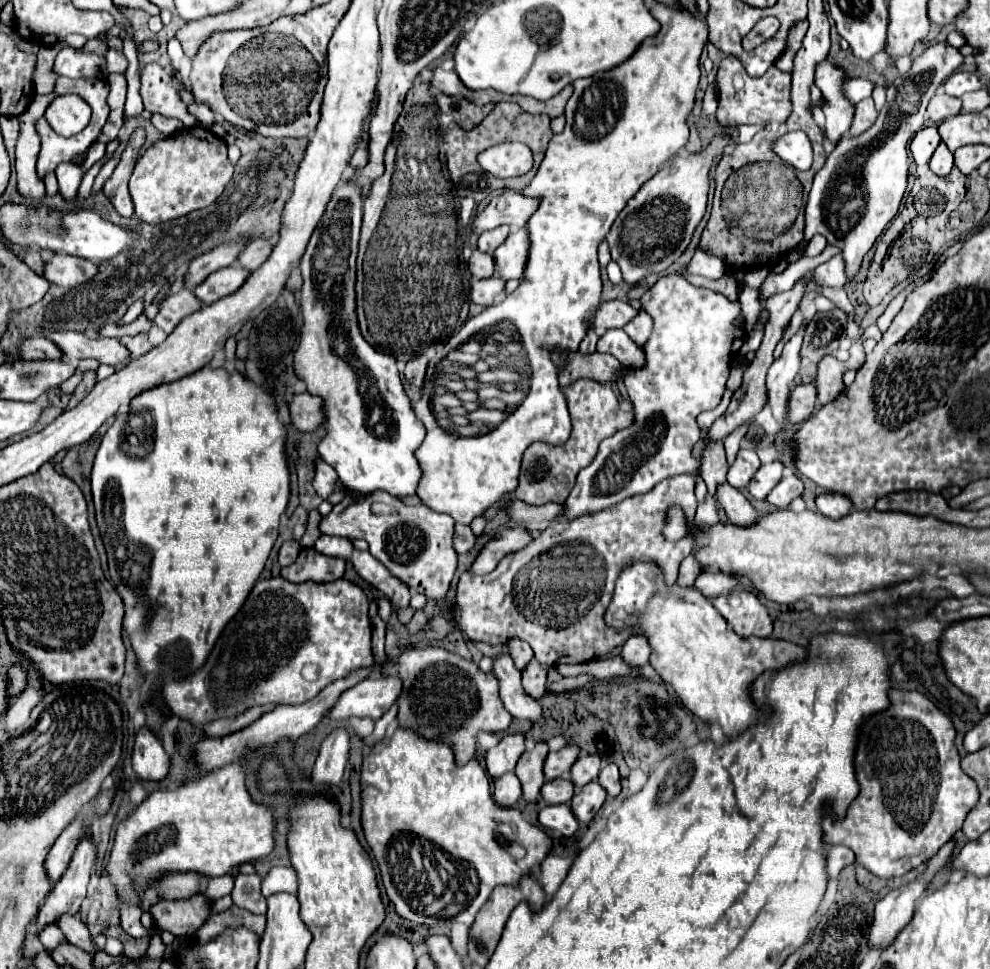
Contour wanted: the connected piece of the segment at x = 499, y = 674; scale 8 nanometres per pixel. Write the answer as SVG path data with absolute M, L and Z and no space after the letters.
M500 653L494 659L492 673L500 681L500 699L504 701L504 707L512 713L516 719L528 719L536 721L542 715L542 707L536 699L528 697L524 693L524 687L520 683L520 669L516 669L512 657L508 653Z

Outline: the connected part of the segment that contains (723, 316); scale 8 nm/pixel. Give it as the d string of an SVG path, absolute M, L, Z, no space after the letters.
M676 273L660 277L656 285L648 293L642 295L640 301L642 301L642 309L652 315L654 329L652 329L652 337L644 345L646 365L642 369L626 369L622 377L624 387L634 407L634 423L628 429L620 429L612 437L604 439L598 447L594 461L588 467L580 469L572 493L562 503L564 507L562 519L572 521L580 515L608 509L632 495L648 493L662 479L674 477L680 473L696 473L696 497L698 501L706 499L708 491L706 491L702 477L698 475L700 461L692 455L692 449L700 439L696 417L702 411L714 409L720 403L722 393L726 389L728 375L730 375L730 363L738 355L746 339L744 331L740 331L734 325L734 319L740 315L740 303L738 301L732 303L716 291L694 287Z

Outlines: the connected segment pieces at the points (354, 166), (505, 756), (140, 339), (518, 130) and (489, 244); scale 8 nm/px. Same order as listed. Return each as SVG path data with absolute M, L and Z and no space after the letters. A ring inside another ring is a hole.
M368 121L364 123L360 143L350 157L348 171L344 175L350 175L348 179L342 179L336 191L332 193L326 211L314 229L310 243L306 247L306 253L302 257L300 269L304 277L302 293L300 293L300 307L302 307L302 339L300 347L294 355L294 371L298 377L302 377L308 385L308 393L318 395L324 399L324 411L326 411L326 437L318 445L320 459L332 465L344 483L344 487L350 491L354 499L364 499L372 495L374 491L386 491L394 497L408 497L416 495L418 481L422 477L420 463L416 461L414 451L424 441L424 425L420 419L416 419L414 409L410 405L408 395L404 393L400 373L396 367L396 359L388 353L380 353L374 347L370 347L358 329L356 321L356 299L354 299L354 281L356 281L356 253L358 253L358 237L360 237L360 225L362 225L362 193L360 185L354 181L354 173L362 169L368 163Z
M506 735L502 741L486 753L486 769L490 777L500 777L508 771L514 771L520 755L524 753L524 735Z
M136 335L136 337L120 337L120 343L132 353L132 359L148 353L152 349L150 341L148 341L148 335Z
M496 103L496 107L486 115L486 119L476 125L474 129L466 131L458 125L452 125L446 129L444 133L444 141L446 141L446 161L448 161L448 171L450 171L450 177L452 177L452 183L458 191L460 197L472 197L476 201L482 201L486 199L494 189L504 189L504 187L512 187L514 191L522 191L524 187L528 187L528 181L532 181L532 177L536 175L536 169L540 167L542 159L544 159L544 153L546 153L546 147L548 147L548 141L552 139L552 129L550 129L550 117L548 115L528 115L528 113L522 113L520 107L516 103ZM504 141L520 141L520 143L526 143L530 149L532 149L532 155L534 155L534 167L532 171L526 173L526 177L516 177L516 179L496 179L496 177L490 177L488 173L484 173L484 169L480 169L476 157L478 153L482 153L484 149L492 147L492 145L498 145L498 143L504 143Z
M508 225L496 227L496 229L492 229L492 231L484 231L484 233L480 235L480 239L478 239L478 249L484 251L484 253L494 253L496 247L506 241L508 233L510 233L510 227L508 227Z

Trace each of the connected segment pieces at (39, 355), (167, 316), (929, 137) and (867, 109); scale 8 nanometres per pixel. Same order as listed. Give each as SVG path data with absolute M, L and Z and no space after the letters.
M34 337L22 341L20 355L22 359L62 359L60 349L52 345L52 341L48 341L46 337Z
M182 289L178 291L176 295L170 295L166 297L162 303L160 303L160 309L154 317L154 323L164 329L166 333L172 333L174 327L180 323L182 317L198 311L202 307L200 299L192 293L192 289Z
M936 125L918 131L916 137L912 139L912 145L910 145L916 165L928 165L928 161L938 145L940 145L940 133L938 133Z
M862 99L862 101L856 105L856 117L854 117L854 121L852 121L850 135L864 133L868 127L872 127L876 115L878 115L878 111L874 109L874 101L872 101L872 99Z

